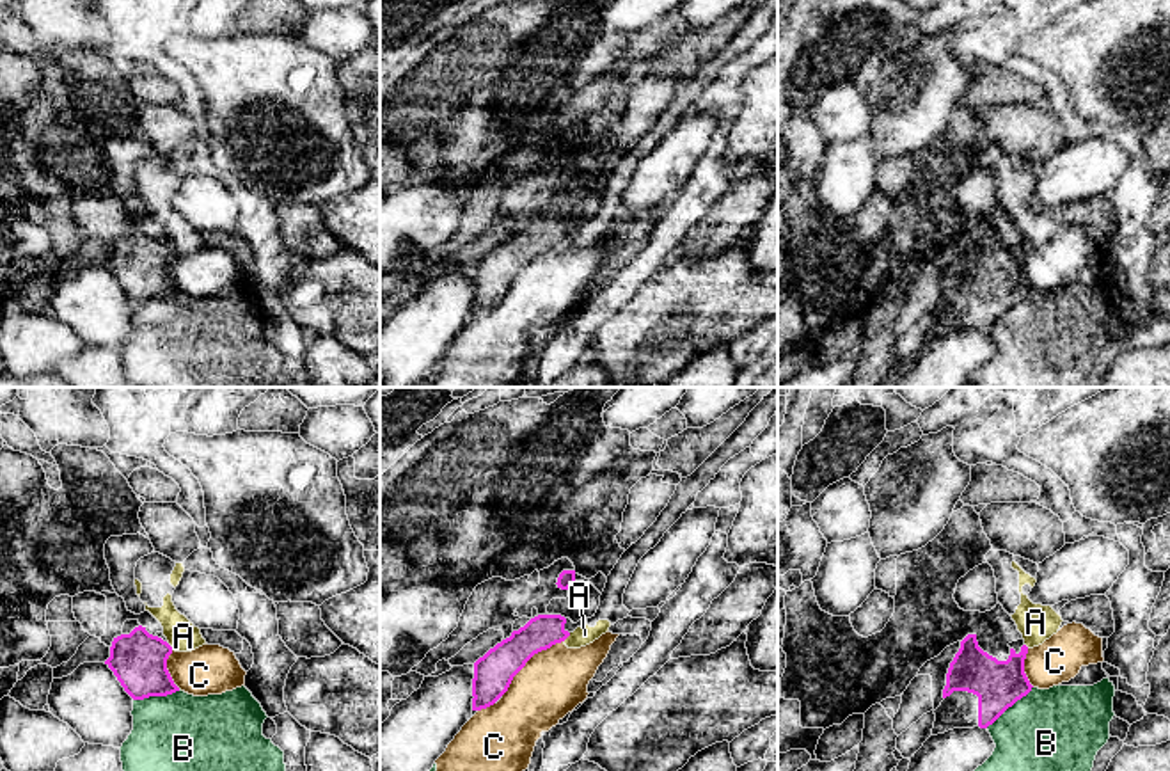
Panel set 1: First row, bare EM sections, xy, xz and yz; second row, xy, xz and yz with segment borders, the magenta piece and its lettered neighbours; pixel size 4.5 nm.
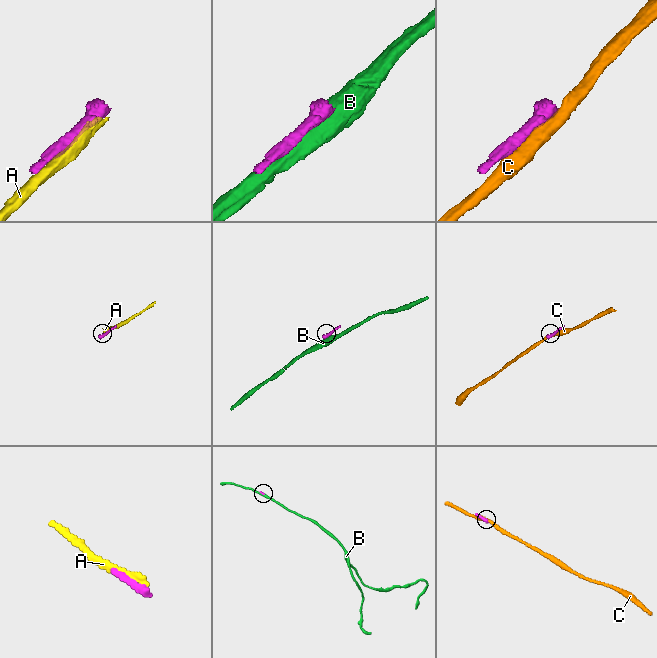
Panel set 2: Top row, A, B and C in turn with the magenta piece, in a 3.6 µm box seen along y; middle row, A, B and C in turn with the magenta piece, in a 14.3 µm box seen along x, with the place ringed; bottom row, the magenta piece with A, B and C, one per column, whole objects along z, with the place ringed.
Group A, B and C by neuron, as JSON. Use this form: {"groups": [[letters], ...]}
{"groups": [["A"], ["B"], ["C"]]}

